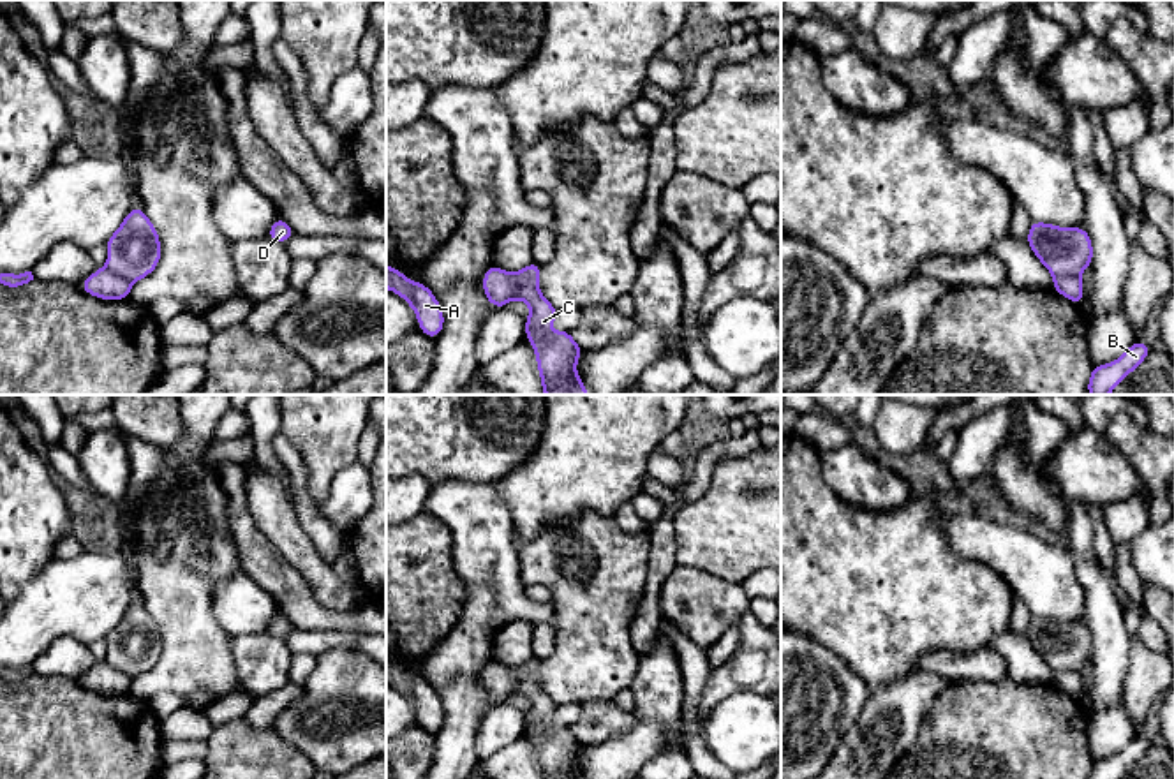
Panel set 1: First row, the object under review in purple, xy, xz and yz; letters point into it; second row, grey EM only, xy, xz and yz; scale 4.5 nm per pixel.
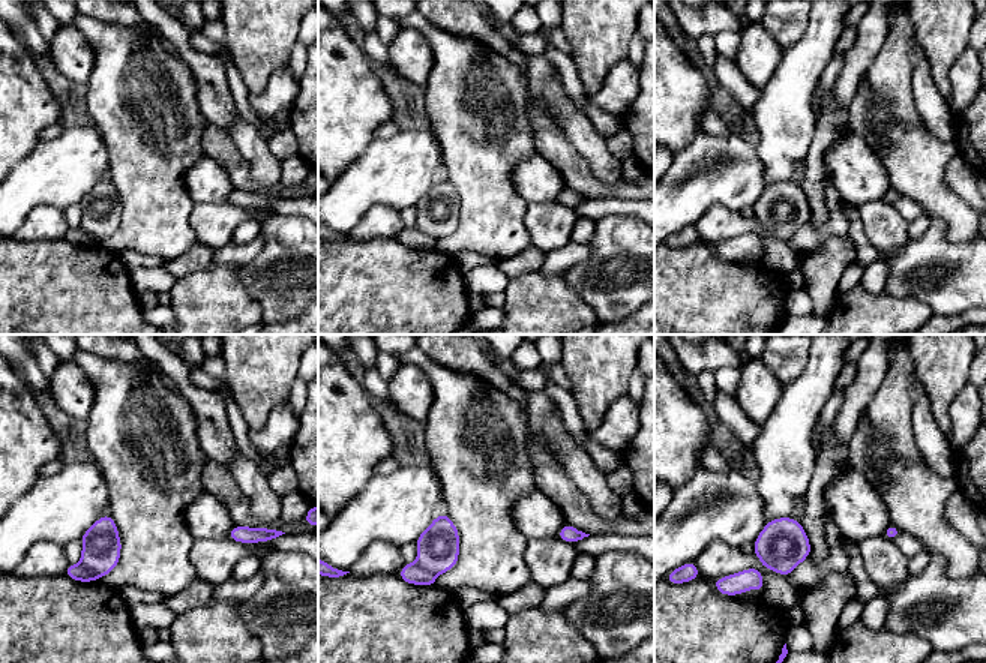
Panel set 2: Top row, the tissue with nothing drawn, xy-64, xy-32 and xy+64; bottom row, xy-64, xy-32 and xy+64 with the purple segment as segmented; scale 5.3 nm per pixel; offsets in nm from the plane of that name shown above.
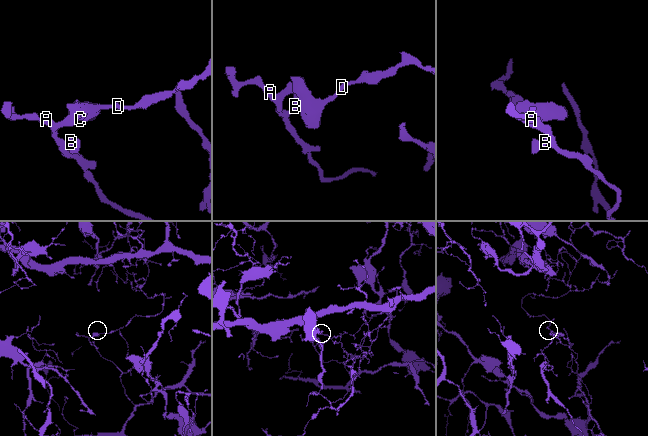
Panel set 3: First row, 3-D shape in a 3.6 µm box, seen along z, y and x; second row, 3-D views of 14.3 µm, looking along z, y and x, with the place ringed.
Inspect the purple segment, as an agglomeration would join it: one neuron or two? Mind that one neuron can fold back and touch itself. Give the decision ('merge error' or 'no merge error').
merge error

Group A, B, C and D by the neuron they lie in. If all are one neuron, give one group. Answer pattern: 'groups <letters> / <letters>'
groups A B / C D

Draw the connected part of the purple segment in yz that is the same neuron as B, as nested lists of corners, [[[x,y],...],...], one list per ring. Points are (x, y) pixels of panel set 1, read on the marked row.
[[[1135,340],[1118,360],[1095,365],[1088,379],[1089,395],[1109,395],[1126,375],[1130,375],[1151,352],[1142,340]]]

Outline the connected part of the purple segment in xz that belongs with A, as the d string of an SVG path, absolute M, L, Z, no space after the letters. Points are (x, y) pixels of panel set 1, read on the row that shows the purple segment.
M386 263L386 289L409 303L423 335L437 338L442 333L444 312L435 294L423 282L407 278L402 271Z

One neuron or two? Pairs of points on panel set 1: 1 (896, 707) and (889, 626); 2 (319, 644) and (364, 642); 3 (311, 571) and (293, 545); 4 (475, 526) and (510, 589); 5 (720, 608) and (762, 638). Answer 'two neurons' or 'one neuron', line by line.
1: two neurons
2: one neuron
3: one neuron
4: one neuron
5: two neurons

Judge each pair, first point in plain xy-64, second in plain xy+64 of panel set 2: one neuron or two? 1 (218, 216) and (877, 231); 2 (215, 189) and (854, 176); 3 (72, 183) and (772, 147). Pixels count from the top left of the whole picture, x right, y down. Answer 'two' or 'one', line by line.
1: one
2: one
3: two

